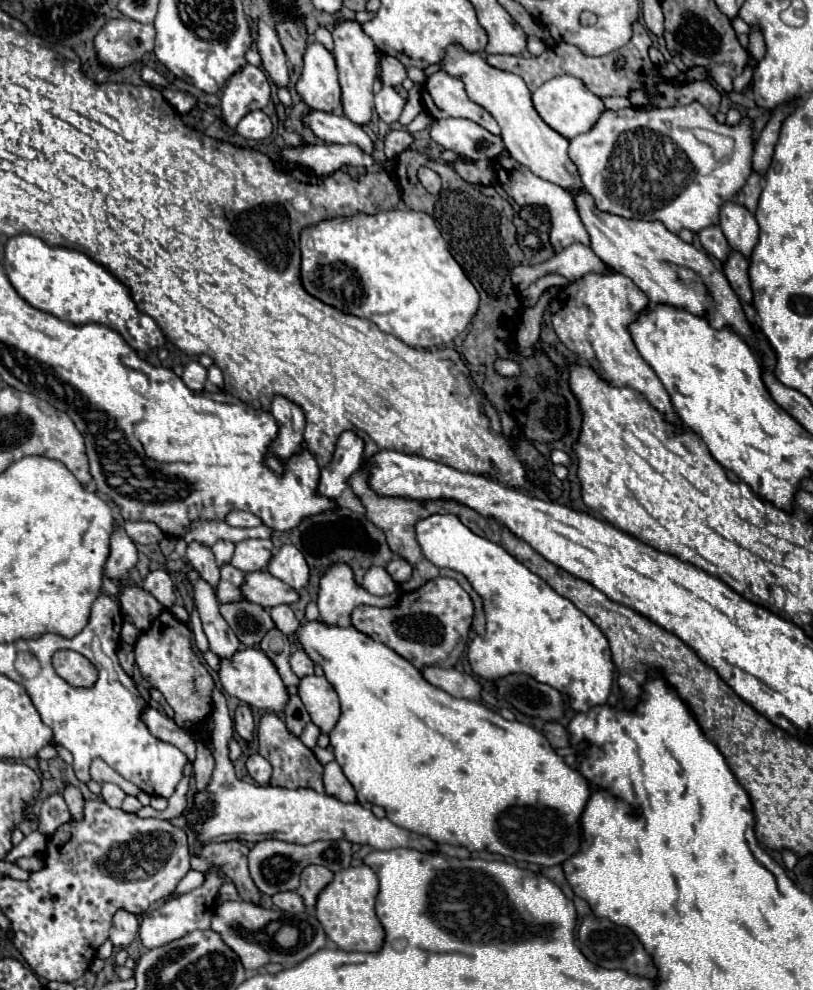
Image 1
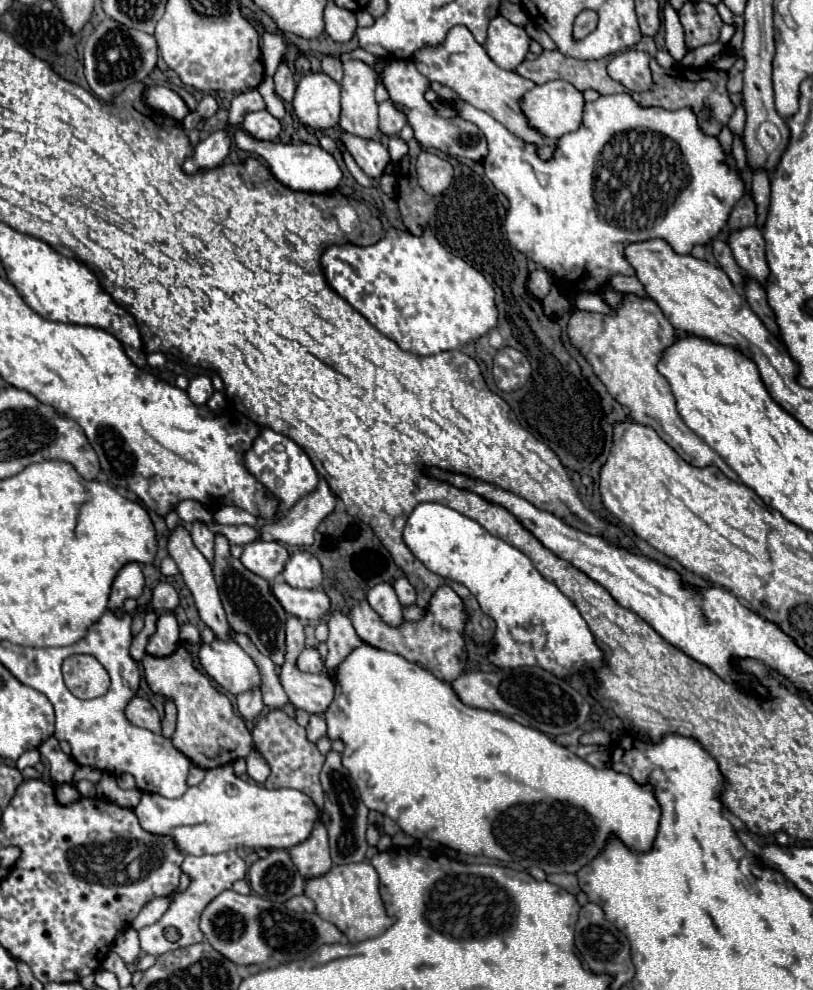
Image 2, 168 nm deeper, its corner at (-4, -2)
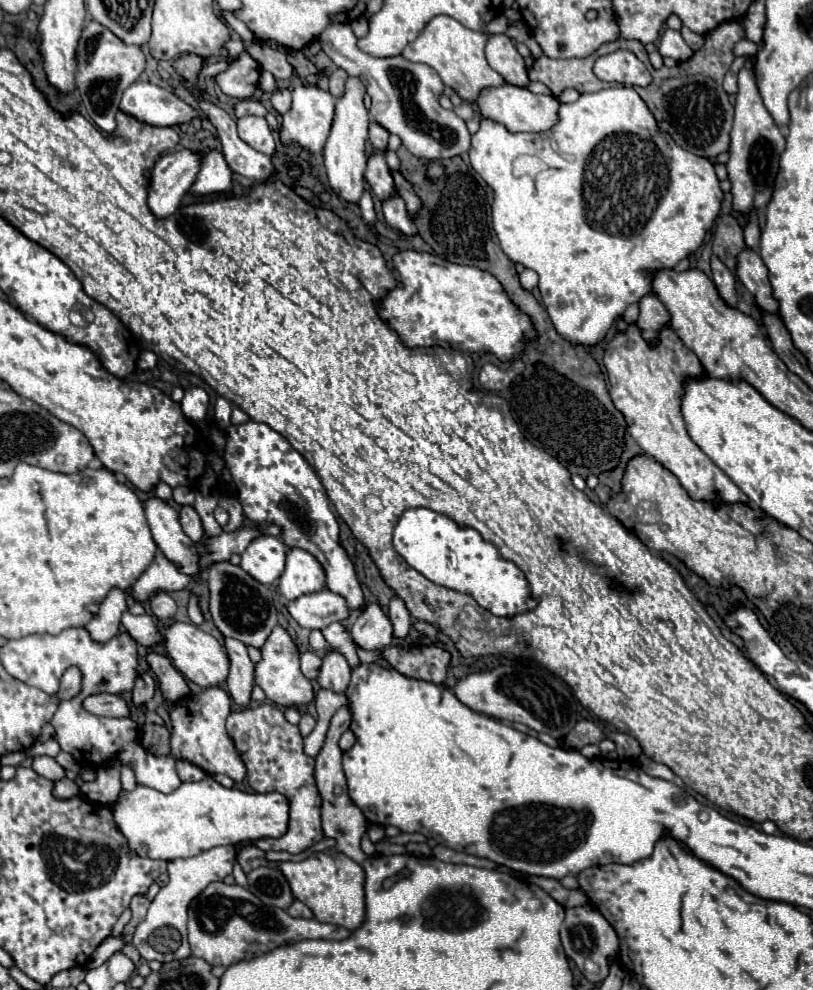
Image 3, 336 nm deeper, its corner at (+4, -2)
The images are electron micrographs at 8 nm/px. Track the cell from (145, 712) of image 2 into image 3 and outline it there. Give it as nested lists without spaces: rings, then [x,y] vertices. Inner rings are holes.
[[[92,695],[84,701],[84,709],[88,709],[94,715],[104,715],[104,717],[130,717],[130,707],[128,703],[118,697],[118,695]]]

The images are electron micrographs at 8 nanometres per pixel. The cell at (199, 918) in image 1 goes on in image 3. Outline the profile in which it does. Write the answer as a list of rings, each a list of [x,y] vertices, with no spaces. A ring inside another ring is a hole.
[[[214,847],[208,849],[196,857],[188,857],[188,859],[174,859],[168,863],[168,875],[170,881],[168,885],[160,887],[158,895],[154,897],[154,901],[150,903],[148,915],[146,919],[136,927],[136,933],[132,937],[132,945],[138,949],[138,953],[146,959],[146,961],[172,961],[172,959],[184,959],[190,955],[190,945],[188,945],[188,937],[186,937],[186,917],[188,917],[188,905],[194,897],[198,897],[210,883],[214,881],[224,881],[226,875],[232,875],[232,867],[236,863],[236,849],[234,847]],[[164,925],[172,925],[180,931],[182,935],[182,945],[178,947],[178,951],[174,955],[160,955],[158,951],[154,951],[148,943],[148,935]]]

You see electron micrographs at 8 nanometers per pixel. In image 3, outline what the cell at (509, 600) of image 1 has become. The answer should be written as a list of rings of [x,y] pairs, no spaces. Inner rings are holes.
[[[426,507],[406,509],[394,529],[392,543],[406,563],[418,573],[442,587],[472,595],[482,609],[496,617],[514,617],[518,613],[532,611],[538,605],[538,599],[530,595],[530,585],[520,567],[504,559],[476,529],[458,525],[448,515]]]

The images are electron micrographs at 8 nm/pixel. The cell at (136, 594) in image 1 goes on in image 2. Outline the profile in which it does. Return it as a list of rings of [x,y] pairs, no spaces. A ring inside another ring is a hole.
[[[164,613],[158,617],[156,633],[150,637],[146,653],[152,657],[168,657],[178,649],[178,621],[172,613]]]

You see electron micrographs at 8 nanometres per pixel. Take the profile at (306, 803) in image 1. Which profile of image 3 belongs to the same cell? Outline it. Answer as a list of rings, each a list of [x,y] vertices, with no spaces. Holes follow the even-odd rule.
[[[206,775],[202,781],[182,783],[168,795],[142,785],[134,791],[122,791],[112,813],[130,849],[140,857],[172,861],[178,857],[194,857],[218,845],[282,837],[288,831],[290,805],[288,799],[276,791],[246,793],[240,789],[226,789],[212,775]]]

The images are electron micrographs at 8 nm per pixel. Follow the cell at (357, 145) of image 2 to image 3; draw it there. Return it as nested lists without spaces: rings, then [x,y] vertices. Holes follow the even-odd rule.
[[[372,153],[372,155],[368,157],[368,165],[366,165],[364,177],[366,177],[366,181],[370,183],[372,193],[374,193],[378,199],[386,199],[388,195],[396,193],[396,187],[394,187],[392,175],[390,175],[390,169],[388,169],[386,159],[384,159],[382,153]]]

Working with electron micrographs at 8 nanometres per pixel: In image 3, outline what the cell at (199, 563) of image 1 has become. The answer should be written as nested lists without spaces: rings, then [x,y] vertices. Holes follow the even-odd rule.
[[[182,507],[180,511],[180,523],[184,533],[194,541],[200,543],[204,537],[204,529],[202,529],[202,521],[198,517],[198,513],[194,511],[194,507]]]

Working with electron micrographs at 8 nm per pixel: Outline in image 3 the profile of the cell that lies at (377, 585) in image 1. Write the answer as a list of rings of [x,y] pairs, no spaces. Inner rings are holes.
[[[372,601],[364,607],[358,621],[350,629],[352,639],[362,649],[382,649],[392,645],[392,623],[378,601]]]

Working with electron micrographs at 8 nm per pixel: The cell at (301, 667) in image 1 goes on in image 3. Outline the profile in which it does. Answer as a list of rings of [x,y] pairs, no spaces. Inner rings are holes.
[[[306,651],[306,653],[300,655],[300,667],[302,667],[302,673],[304,673],[308,679],[316,679],[318,669],[320,669],[320,663],[322,663],[322,659],[320,659],[314,651]]]

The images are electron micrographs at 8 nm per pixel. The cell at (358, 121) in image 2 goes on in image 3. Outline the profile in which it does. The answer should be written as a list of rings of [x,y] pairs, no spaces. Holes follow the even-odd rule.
[[[348,77],[344,85],[344,95],[336,101],[334,123],[330,137],[324,145],[324,167],[328,173],[330,187],[350,203],[356,203],[364,191],[364,169],[366,169],[366,141],[368,141],[368,123],[370,113],[364,107],[366,89],[360,79]]]

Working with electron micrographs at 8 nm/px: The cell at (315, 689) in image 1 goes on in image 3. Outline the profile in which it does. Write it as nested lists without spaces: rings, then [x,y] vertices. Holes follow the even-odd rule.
[[[282,625],[274,627],[274,631],[266,639],[266,643],[262,645],[260,653],[262,653],[262,661],[256,663],[254,677],[270,701],[274,701],[276,705],[282,705],[282,707],[302,707],[302,705],[308,705],[314,701],[312,683],[300,671],[300,653],[298,653],[292,637],[288,635],[288,631]]]

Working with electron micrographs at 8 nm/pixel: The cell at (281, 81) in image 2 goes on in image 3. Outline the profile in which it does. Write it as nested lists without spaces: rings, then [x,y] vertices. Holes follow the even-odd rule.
[[[276,89],[274,93],[272,93],[272,107],[280,113],[280,115],[284,115],[288,109],[290,109],[290,101],[292,101],[292,97],[290,97],[290,89]]]

